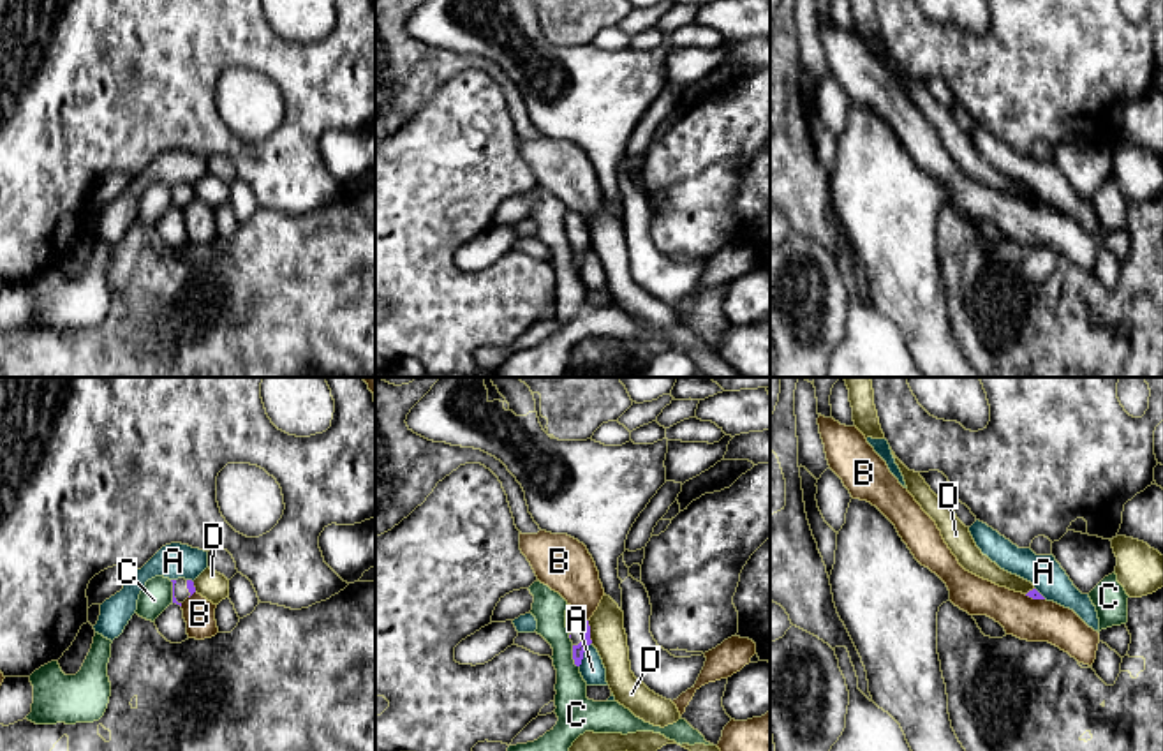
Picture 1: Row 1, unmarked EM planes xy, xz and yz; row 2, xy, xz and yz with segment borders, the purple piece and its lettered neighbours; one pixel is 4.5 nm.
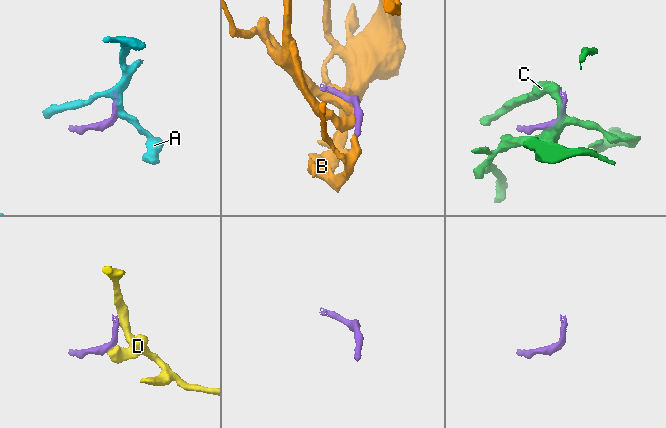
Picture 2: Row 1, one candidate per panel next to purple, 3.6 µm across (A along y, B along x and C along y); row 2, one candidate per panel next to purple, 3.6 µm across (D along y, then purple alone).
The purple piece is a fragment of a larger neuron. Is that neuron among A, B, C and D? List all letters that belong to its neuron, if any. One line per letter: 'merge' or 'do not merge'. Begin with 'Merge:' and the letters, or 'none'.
Merge: none
A: do not merge
B: do not merge
C: do not merge
D: do not merge

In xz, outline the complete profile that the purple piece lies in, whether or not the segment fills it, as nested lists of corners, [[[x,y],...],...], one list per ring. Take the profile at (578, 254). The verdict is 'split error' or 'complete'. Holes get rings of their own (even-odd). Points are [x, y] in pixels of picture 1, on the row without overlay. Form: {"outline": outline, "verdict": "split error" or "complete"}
{"outline": [[[567,210],[566,233],[573,247],[574,270],[580,271],[585,254],[592,249],[589,226],[580,213]]], "verdict": "split error"}

